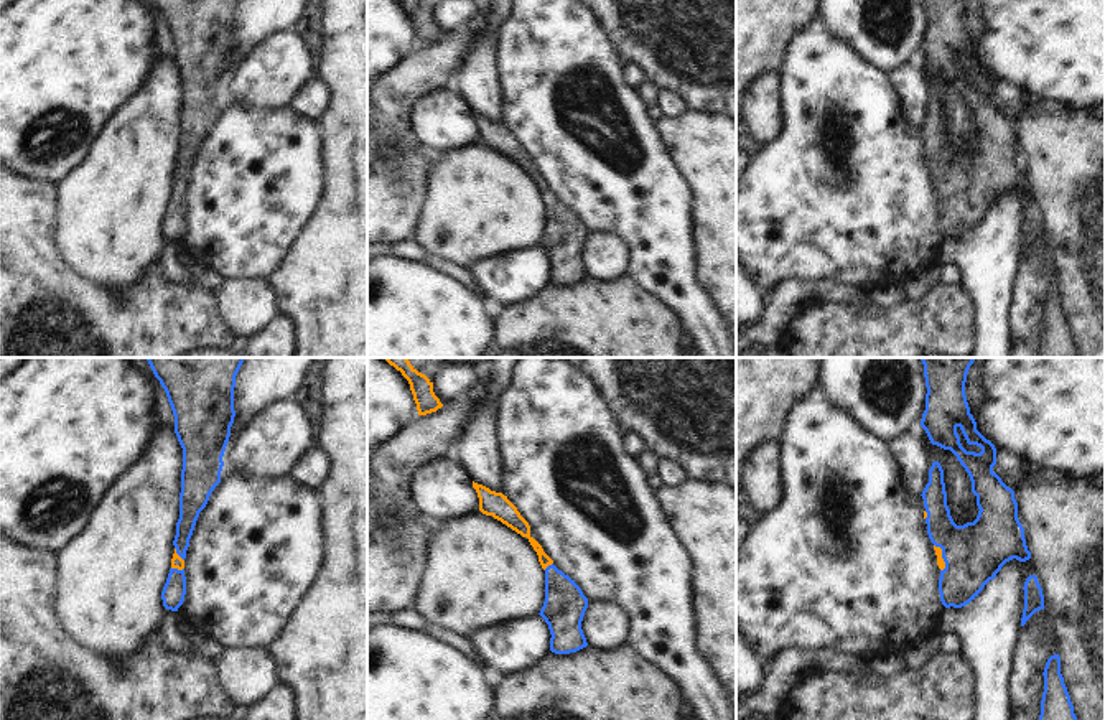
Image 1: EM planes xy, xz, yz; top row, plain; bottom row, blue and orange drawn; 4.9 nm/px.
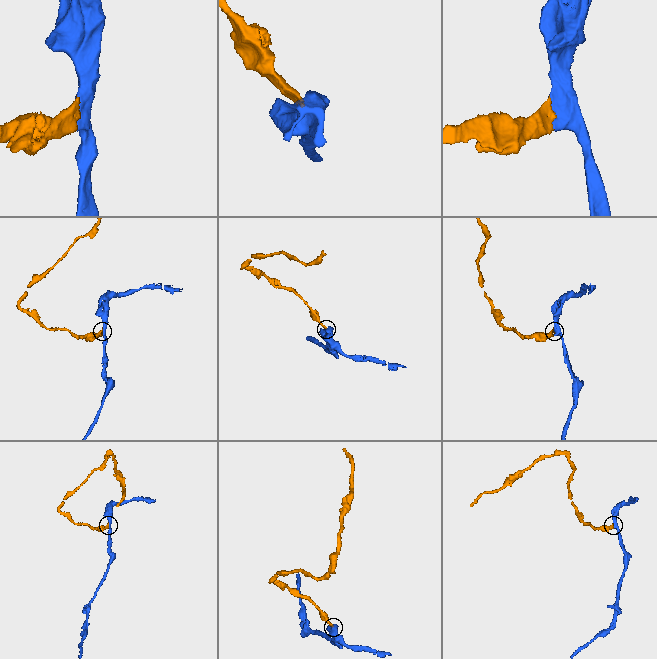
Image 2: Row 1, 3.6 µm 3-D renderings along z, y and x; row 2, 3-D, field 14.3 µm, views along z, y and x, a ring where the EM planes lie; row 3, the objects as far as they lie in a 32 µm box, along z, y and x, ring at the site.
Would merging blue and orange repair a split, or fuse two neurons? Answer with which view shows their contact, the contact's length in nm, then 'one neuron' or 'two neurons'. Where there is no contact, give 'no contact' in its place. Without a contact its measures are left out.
xy | 80 nm | one neuron

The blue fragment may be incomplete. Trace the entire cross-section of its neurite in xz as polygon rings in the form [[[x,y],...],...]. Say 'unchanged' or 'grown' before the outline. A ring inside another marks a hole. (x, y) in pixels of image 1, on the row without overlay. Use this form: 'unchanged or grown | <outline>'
grown | [[[474,112],[473,119],[479,129],[479,142],[501,152],[522,168],[527,168],[539,186],[539,193],[545,201],[545,232],[539,245],[545,250],[552,265],[550,282],[555,285],[570,285],[586,278],[588,274],[581,260],[581,252],[588,239],[588,229],[581,219],[553,196],[553,191],[530,166],[529,153],[507,127]]]

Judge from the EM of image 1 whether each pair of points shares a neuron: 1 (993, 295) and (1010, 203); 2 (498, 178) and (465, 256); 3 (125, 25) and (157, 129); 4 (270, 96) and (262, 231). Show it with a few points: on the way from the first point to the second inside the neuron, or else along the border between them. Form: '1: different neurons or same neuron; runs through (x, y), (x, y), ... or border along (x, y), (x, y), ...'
1: same neuron; runs through (993, 272), (993, 247), (1003, 226)
2: same neuron; runs through (478, 198), (465, 216), (465, 236)
3: different neurons; border along (157, 51), (142, 84), (116, 109)
4: different neurons; border along (231, 101), (267, 111), (287, 107)

